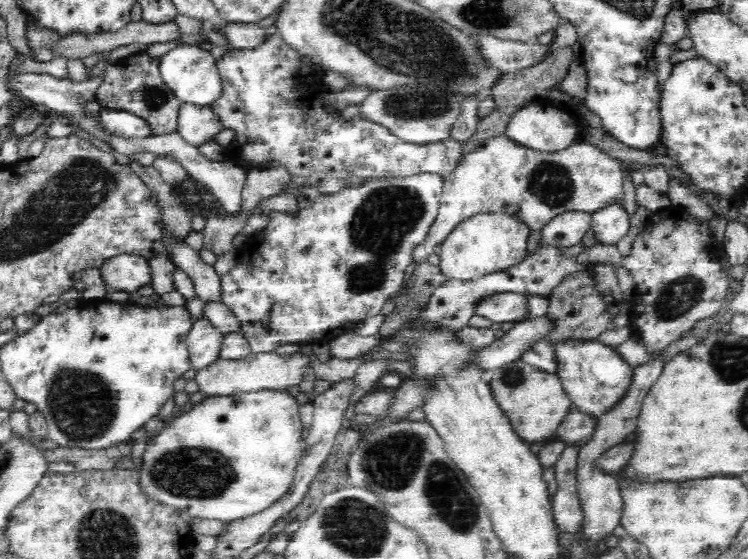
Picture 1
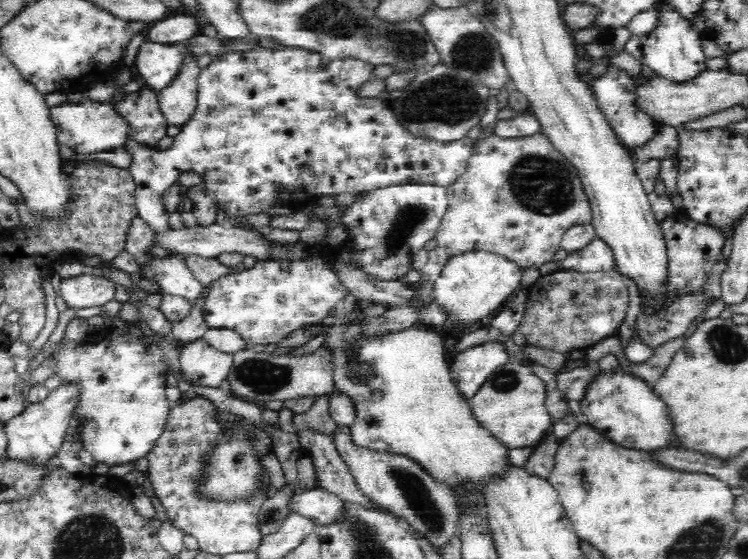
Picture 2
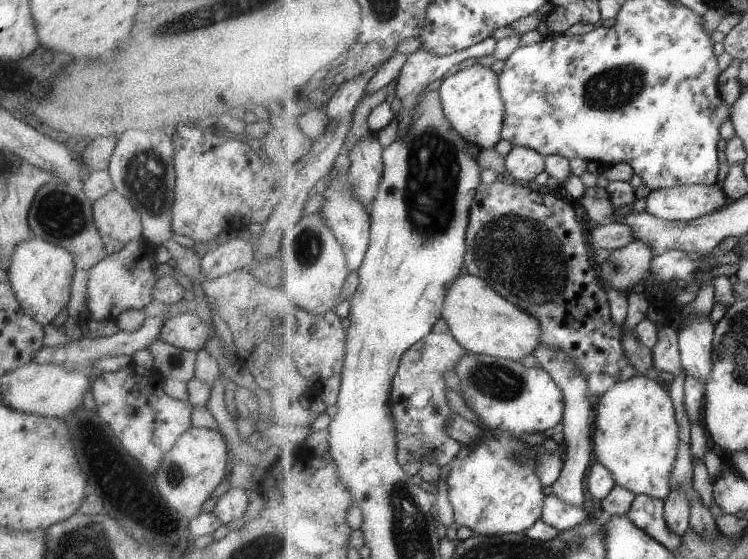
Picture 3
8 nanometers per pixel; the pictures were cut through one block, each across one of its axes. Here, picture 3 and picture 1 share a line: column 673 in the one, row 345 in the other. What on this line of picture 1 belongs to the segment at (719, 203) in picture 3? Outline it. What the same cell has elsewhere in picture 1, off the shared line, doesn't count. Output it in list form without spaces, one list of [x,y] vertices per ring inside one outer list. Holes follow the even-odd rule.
[[[206,315],[195,318],[185,340],[191,366],[195,370],[200,370],[216,362],[219,359],[219,350],[224,337],[225,334],[210,323]]]

